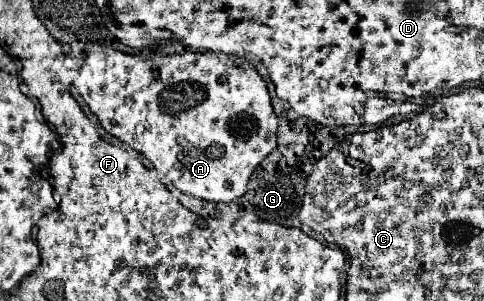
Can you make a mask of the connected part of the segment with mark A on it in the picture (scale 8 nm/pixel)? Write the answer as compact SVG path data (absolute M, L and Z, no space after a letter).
M87 42L87 58L75 80L75 90L109 134L149 158L149 162L163 172L175 188L201 200L231 202L247 192L249 176L277 146L280 100L272 100L271 106L271 98L276 96L275 86L264 66L255 67L263 78L253 68L221 64L221 58L211 52L145 58L123 54L107 44Z

